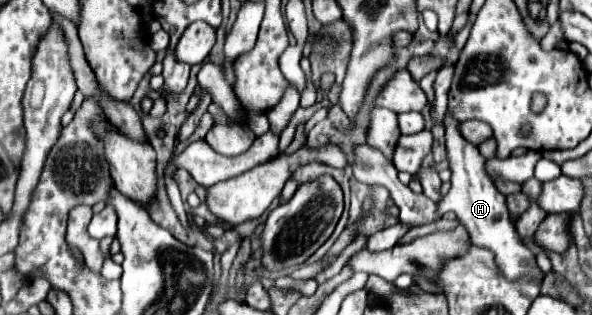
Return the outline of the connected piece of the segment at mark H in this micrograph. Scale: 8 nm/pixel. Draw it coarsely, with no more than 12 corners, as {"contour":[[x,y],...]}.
{"contour":[[446,110],[452,210],[476,246],[496,254],[504,278],[542,282],[522,244],[506,196],[496,190],[478,146]]}

